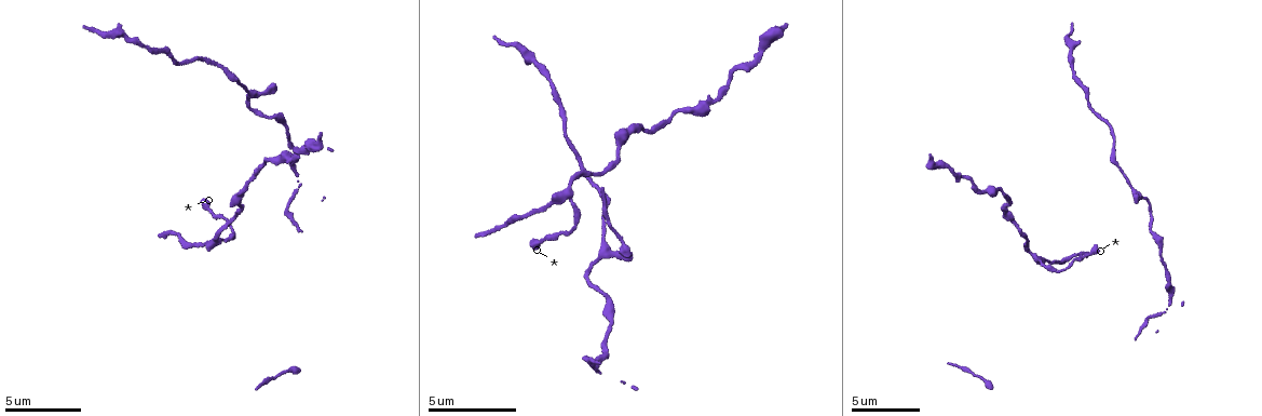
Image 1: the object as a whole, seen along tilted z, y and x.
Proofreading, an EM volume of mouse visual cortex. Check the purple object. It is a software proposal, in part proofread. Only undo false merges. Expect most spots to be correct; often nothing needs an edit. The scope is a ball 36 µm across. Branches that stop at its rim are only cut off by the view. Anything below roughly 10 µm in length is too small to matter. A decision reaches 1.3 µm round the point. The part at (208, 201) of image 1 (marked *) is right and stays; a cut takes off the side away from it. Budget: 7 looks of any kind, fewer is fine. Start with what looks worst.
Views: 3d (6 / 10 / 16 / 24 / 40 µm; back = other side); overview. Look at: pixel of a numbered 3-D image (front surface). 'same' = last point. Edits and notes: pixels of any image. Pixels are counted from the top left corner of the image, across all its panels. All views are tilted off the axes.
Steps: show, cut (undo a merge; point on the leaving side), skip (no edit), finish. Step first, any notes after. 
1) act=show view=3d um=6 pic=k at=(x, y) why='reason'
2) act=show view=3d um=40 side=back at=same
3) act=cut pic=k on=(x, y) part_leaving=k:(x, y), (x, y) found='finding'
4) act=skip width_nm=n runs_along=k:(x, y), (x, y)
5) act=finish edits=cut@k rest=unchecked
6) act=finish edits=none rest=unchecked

act=show view=3d um=6 pic=1 at=(233, 233)

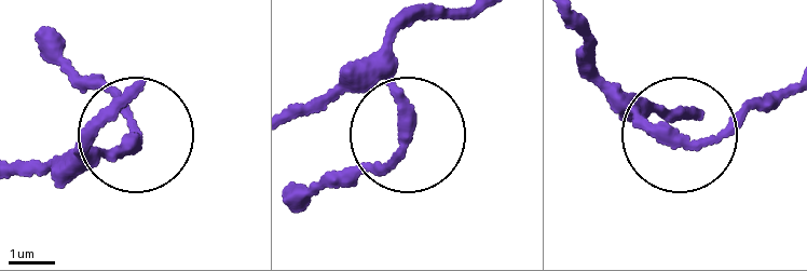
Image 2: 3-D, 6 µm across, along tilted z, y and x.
act=skip runs_along=2:(59, 37), (132, 132), (121, 152), (79, 154) found='one cell here'

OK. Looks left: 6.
act=show view=3d um=10 pic=1 at=(1124, 177) why='narrows sharply'

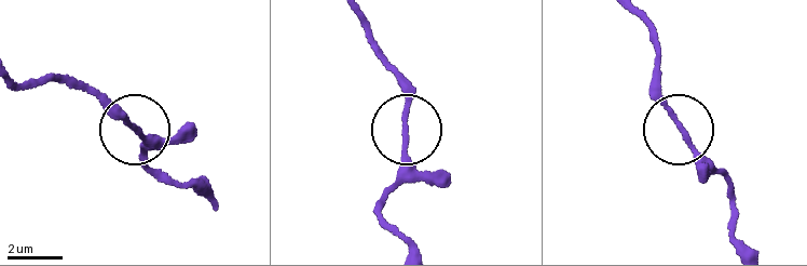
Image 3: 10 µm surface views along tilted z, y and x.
act=skip found='all the same cell'

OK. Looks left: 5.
act=show view=3d um=16 pic=1 at=(641, 126) why='thick turns thin'

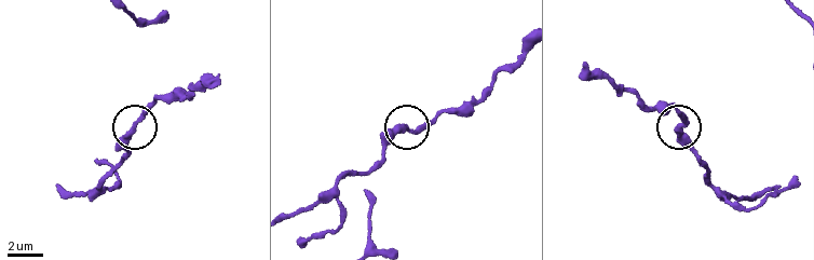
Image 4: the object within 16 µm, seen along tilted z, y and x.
act=skip runs_along=4:(304, 245), (340, 222), (339, 178), (435, 121) found='one cell here'

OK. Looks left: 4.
act=finish edits=none rest=unchecked

